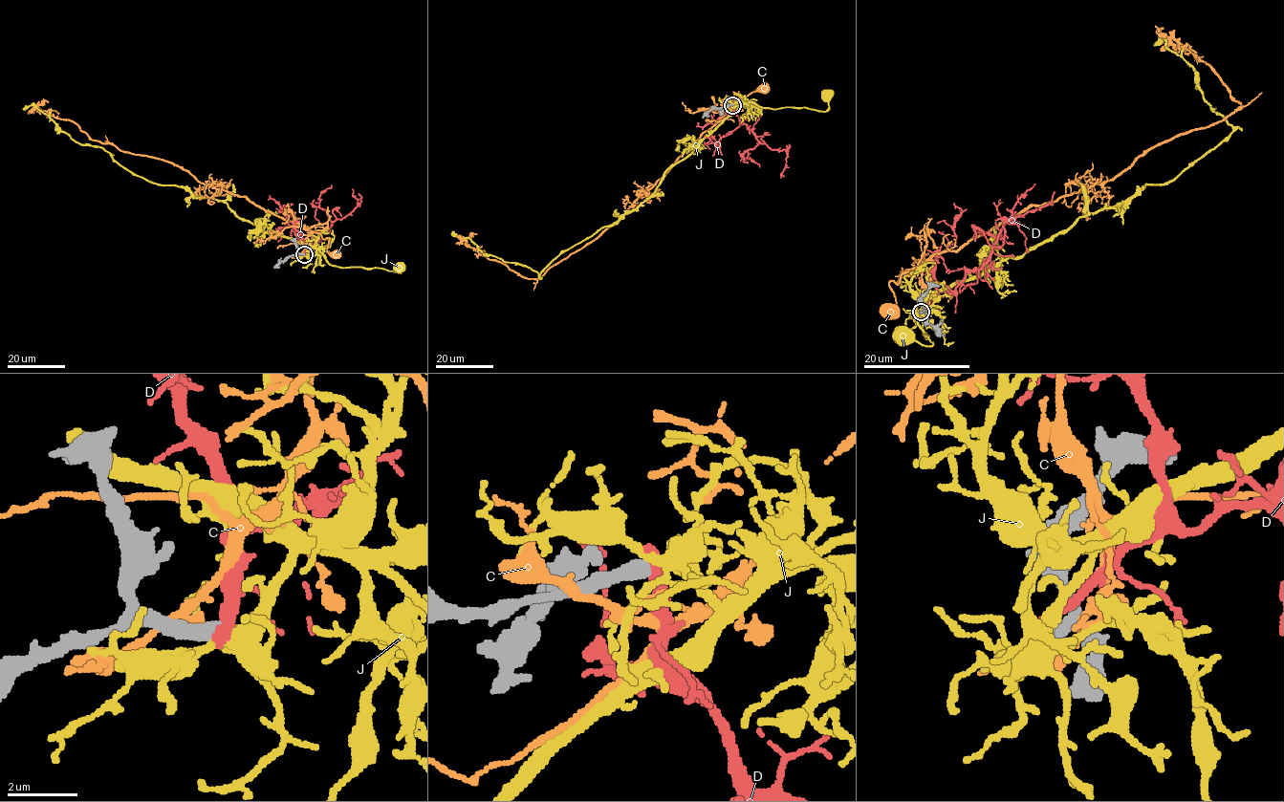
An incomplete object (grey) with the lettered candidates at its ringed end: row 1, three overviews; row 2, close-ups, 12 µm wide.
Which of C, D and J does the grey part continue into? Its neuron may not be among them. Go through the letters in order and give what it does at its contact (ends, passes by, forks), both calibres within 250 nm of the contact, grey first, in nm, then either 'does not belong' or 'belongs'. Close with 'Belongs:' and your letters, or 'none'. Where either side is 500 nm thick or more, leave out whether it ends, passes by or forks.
C: it passes by | 340/220 nm | does not belong
D: it ends | 440/400 nm | does not belong
J: it forks | 440/280 nm | does not belong
Belongs: none

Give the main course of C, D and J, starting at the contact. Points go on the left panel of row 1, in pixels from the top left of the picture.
C: (299, 253), (312, 238), (308, 228), (318, 232), (324, 239), (329, 238), (327, 251), (336, 253)
D: (304, 254), (305, 248), (358, 205), (352, 189)
J: (304, 255), (315, 248), (332, 265), (383, 268), (397, 272), (401, 272), (400, 268)

